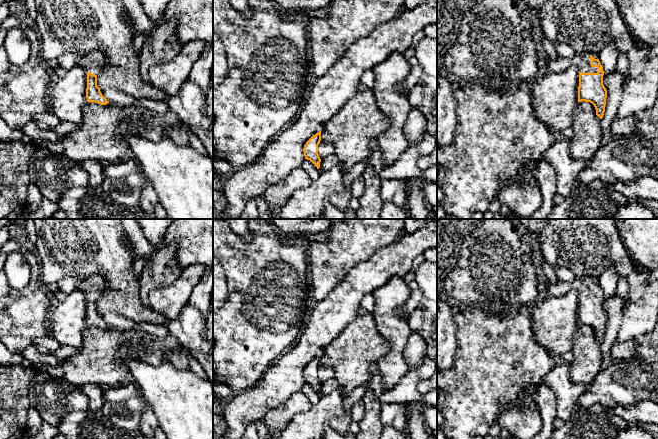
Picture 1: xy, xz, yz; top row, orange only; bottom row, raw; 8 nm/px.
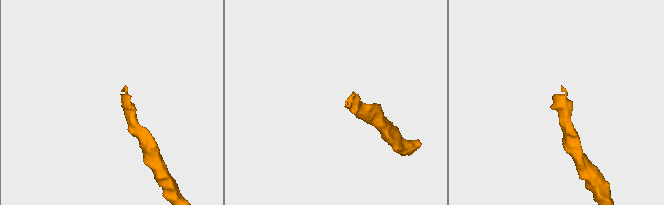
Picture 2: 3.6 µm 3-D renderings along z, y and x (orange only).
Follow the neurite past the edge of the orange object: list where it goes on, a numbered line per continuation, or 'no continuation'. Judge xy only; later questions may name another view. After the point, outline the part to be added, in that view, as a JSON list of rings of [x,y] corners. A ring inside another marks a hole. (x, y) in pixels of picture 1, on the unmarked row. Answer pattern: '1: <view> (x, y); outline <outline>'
1: xy (94, 286); outline [[[88,275],[81,279],[78,289],[86,296],[99,299],[107,289],[107,282],[100,275]]]

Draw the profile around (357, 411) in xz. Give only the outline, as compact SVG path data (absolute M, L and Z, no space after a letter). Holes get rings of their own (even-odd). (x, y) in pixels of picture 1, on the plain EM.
M362 399L359 400L351 409L350 417L352 422L359 423L365 412Z

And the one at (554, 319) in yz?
M570 290L560 296L542 296L529 306L536 342L555 358L572 350L578 326L579 295Z

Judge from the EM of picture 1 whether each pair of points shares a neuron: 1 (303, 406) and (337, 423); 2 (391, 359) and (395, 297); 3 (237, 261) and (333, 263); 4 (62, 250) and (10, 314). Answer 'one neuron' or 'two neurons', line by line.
1: two neurons
2: one neuron
3: two neurons
4: two neurons

